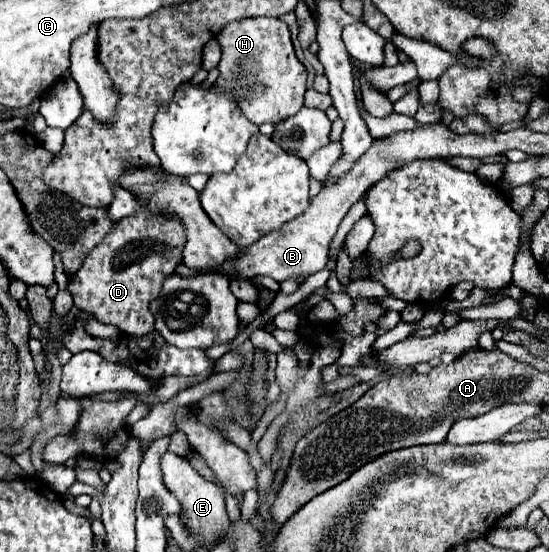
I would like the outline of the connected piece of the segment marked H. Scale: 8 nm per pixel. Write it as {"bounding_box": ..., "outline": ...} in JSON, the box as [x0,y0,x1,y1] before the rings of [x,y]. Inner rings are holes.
{"bounding_box":[217,18,307,124],"outline":[[[245,18],[227,24],[219,34],[217,42],[221,46],[221,62],[219,62],[219,90],[227,92],[227,88],[235,94],[241,112],[253,124],[279,124],[299,108],[303,108],[303,94],[307,82],[307,70],[297,60],[289,28],[279,18]]]}

